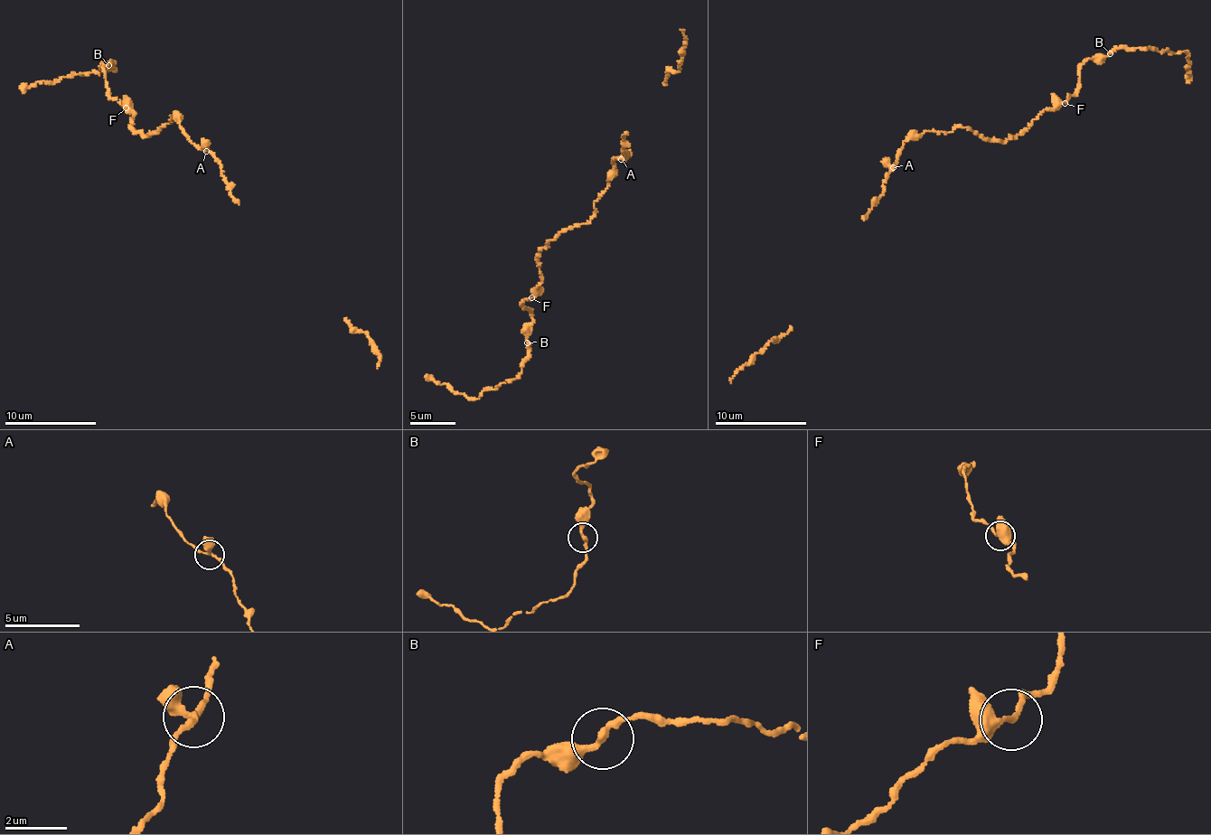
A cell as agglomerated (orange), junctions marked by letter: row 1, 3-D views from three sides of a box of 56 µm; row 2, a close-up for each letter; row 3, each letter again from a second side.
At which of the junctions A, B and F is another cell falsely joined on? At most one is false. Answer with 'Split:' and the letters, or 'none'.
Split: none

